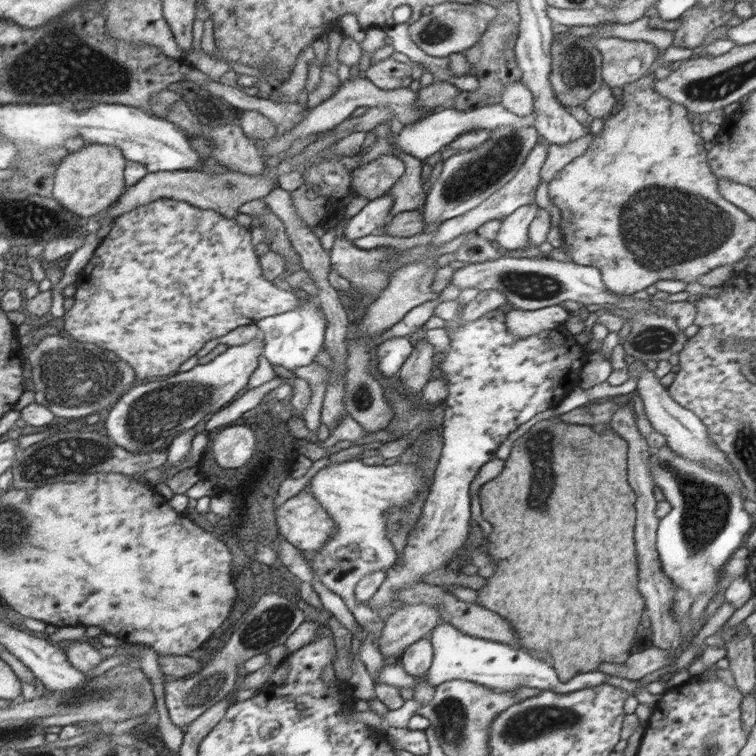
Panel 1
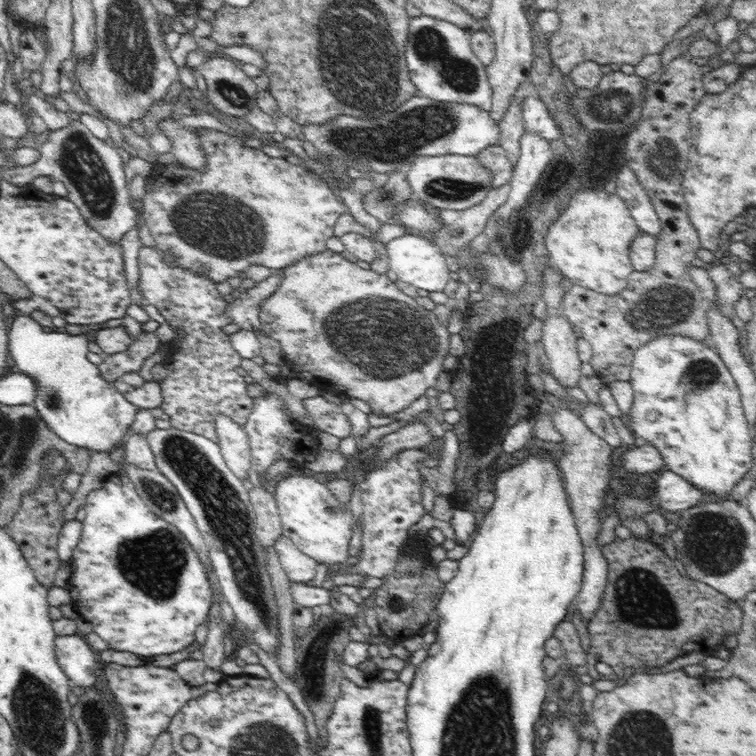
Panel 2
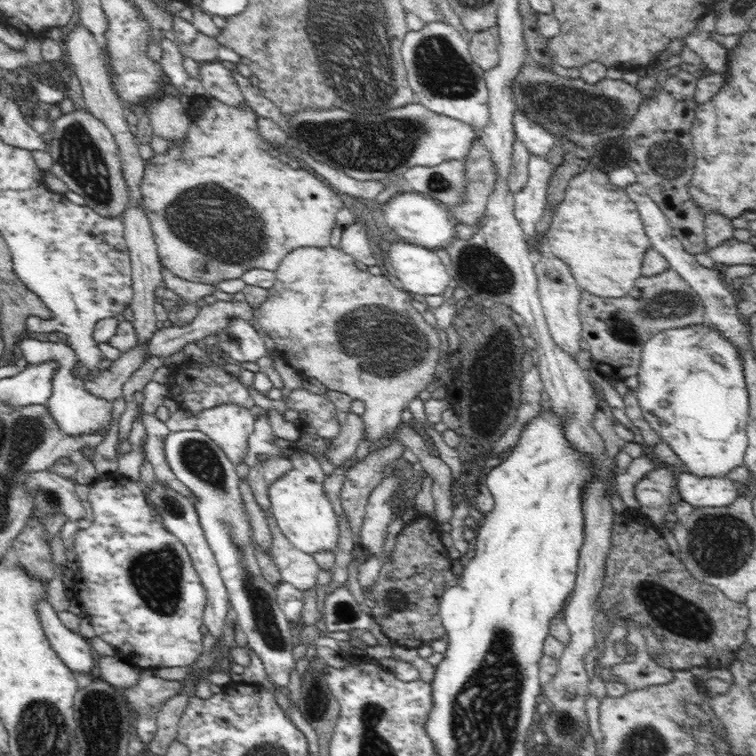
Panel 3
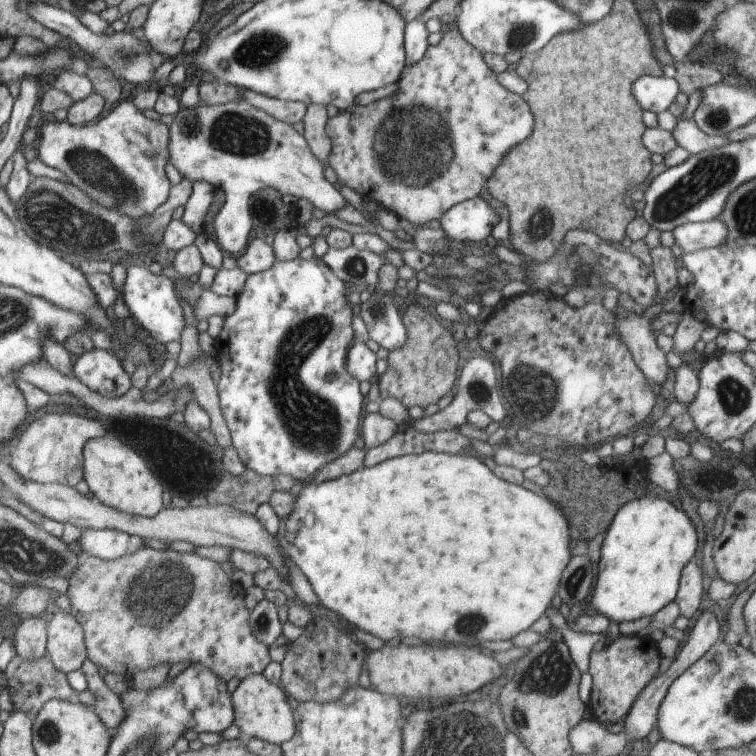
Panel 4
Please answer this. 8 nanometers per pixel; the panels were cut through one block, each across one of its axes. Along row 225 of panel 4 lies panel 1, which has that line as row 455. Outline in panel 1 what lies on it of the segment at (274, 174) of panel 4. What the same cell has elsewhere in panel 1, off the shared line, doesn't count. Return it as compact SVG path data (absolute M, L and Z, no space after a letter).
M232 425L219 430L212 441L212 452L222 469L240 468L256 449L256 435L247 426Z

